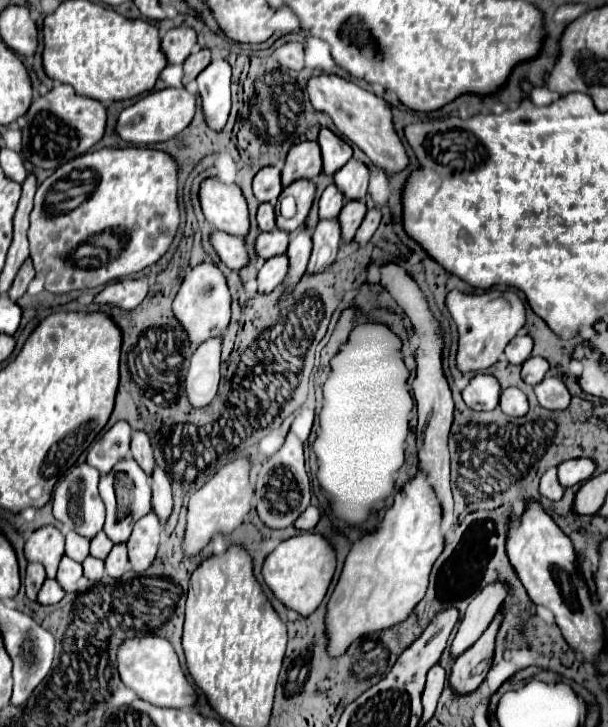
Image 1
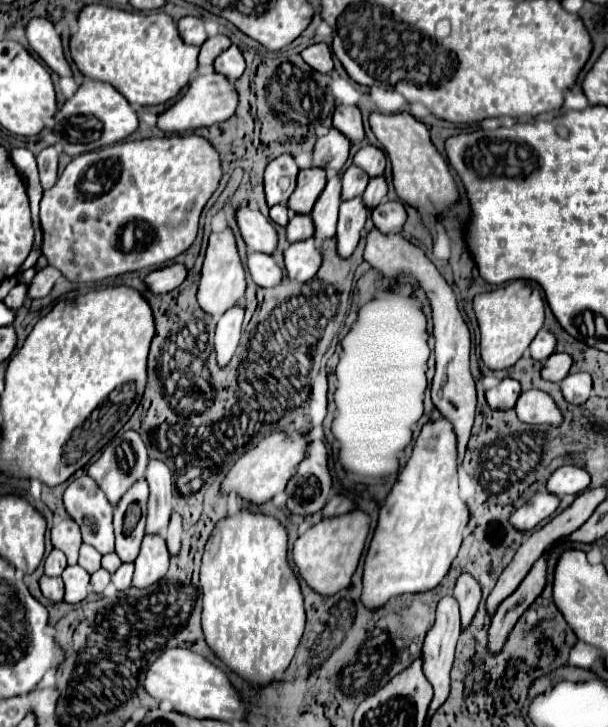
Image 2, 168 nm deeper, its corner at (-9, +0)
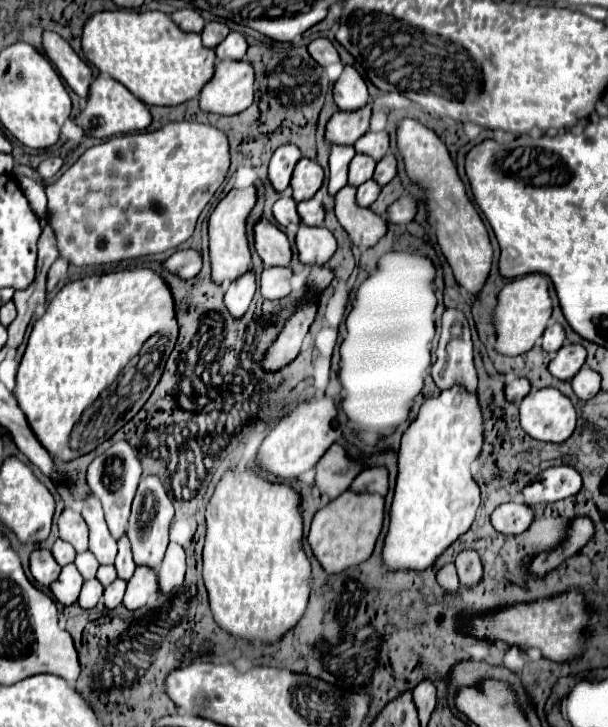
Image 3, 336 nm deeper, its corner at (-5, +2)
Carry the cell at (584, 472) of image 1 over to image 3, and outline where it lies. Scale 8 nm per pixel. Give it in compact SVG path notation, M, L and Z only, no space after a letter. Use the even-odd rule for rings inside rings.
M564 465L550 467L522 489L522 497L526 505L534 507L572 497L580 491L580 487L582 487L582 477L576 469Z

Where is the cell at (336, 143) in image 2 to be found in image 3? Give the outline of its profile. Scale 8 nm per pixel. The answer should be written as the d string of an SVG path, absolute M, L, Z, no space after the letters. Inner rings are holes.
M370 103L364 105L360 111L336 111L326 127L328 143L354 145L356 139L368 131L370 113L372 113Z

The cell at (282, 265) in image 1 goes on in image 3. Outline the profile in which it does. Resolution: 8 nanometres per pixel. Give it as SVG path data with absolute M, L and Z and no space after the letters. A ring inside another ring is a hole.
M300 225L296 235L296 247L304 265L324 265L336 251L336 239L326 227Z

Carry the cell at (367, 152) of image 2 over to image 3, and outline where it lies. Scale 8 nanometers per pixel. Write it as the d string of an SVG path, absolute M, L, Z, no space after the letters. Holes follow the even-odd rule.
M368 131L354 143L354 147L356 147L358 153L370 155L376 161L380 161L390 147L390 135L388 135L388 131L378 131L378 133Z

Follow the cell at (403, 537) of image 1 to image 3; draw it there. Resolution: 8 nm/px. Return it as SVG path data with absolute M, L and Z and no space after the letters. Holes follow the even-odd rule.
M456 385L420 407L400 445L390 529L382 553L390 571L430 567L446 547L470 529L480 505L480 487L470 467L480 457L482 445L484 421L478 393L468 393Z

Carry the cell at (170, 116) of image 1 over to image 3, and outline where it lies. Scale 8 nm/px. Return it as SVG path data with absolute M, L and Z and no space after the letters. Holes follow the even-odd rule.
M220 59L210 83L200 91L200 107L208 113L236 115L254 103L254 71L246 59Z

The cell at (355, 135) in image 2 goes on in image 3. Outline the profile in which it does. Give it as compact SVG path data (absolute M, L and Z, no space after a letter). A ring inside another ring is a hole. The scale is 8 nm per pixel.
M346 65L342 69L342 75L336 79L334 101L342 111L354 111L368 103L366 79L352 65Z

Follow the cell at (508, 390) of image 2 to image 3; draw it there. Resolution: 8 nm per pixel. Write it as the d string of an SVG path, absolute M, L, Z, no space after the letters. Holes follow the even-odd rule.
M516 379L512 383L506 385L506 399L508 401L516 401L520 403L520 399L524 399L524 395L528 395L530 391L530 381L528 379Z

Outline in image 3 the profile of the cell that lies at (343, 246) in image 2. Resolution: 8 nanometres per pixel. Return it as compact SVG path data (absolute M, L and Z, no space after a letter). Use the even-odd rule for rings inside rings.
M372 179L366 181L366 183L362 183L362 185L358 187L358 193L356 193L358 205L362 205L362 207L370 207L370 205L376 201L380 189L382 189L382 187L380 187L376 181L372 181Z

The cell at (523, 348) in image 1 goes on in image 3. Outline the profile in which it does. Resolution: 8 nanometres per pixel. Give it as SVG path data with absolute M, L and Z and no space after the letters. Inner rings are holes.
M554 323L550 325L546 331L544 331L544 337L542 337L542 349L548 351L548 353L556 353L566 341L566 331L560 323Z

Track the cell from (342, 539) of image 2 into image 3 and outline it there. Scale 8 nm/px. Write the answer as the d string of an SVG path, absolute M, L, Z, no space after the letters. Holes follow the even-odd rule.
M348 489L314 515L308 543L328 573L340 573L364 563L372 555L384 523L384 503L386 499L378 493L356 493Z

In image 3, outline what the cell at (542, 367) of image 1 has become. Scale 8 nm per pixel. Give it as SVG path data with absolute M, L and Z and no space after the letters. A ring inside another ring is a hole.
M580 343L564 345L550 361L550 373L558 379L572 379L586 361L586 349Z

